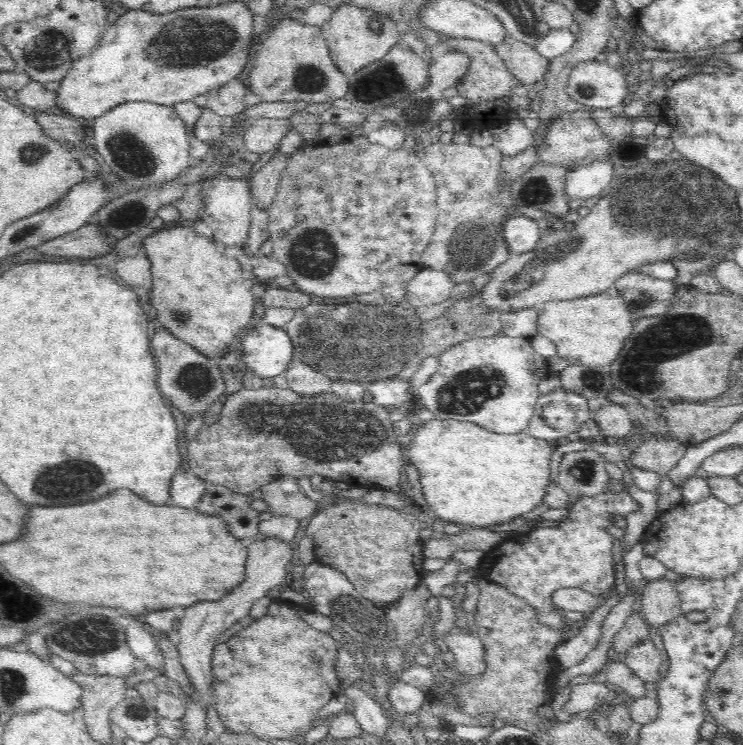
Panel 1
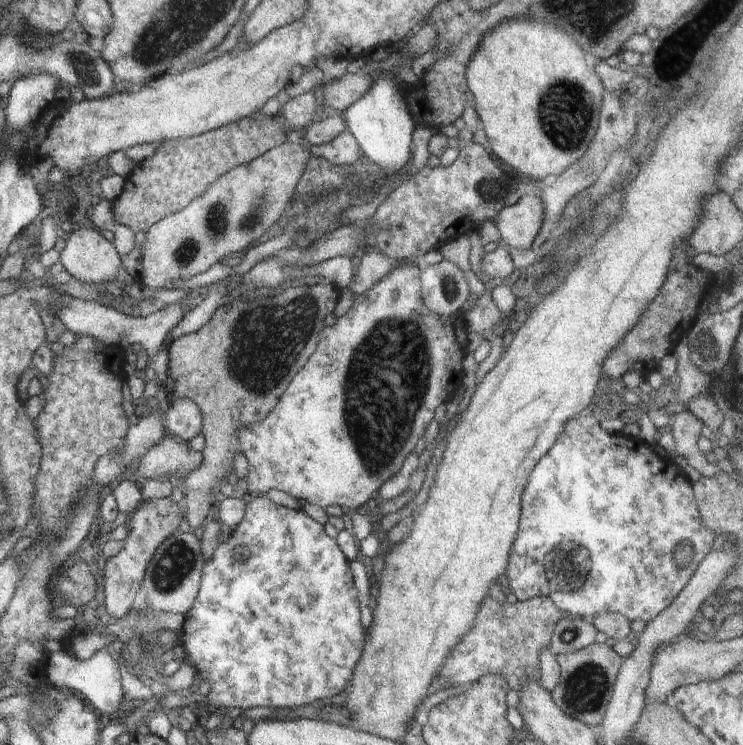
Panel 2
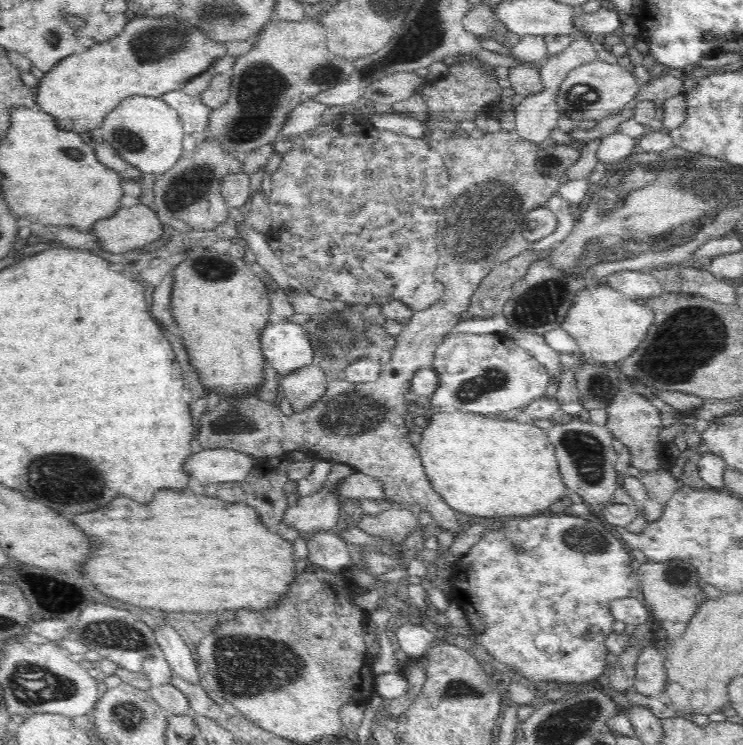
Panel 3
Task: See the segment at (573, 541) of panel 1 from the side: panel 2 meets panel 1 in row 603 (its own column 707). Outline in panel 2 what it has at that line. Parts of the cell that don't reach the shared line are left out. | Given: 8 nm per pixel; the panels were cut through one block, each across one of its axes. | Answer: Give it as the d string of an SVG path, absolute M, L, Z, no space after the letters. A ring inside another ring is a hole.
M601 413L578 416L568 420L566 430L562 432L560 440L556 440L556 444L550 448L550 452L546 456L540 458L540 462L536 464L536 468L532 470L532 476L524 488L522 494L522 516L520 516L520 530L518 530L518 538L514 538L512 544L512 552L508 556L508 566L506 566L506 576L509 582L509 589L512 592L511 599L518 601L527 601L532 597L546 596L554 602L554 606L562 612L563 615L580 616L586 620L593 617L594 614L622 614L628 620L642 620L642 622L650 622L654 620L658 614L666 610L672 601L680 594L680 591L688 584L690 577L704 560L704 556L708 556L712 548L715 534L706 528L700 520L700 511L697 508L696 499L694 498L692 484L682 468L676 465L672 460L668 460L666 456L658 456L651 445L639 437L627 437L622 432L608 433L600 427L599 419ZM680 542L690 542L694 556L692 562L686 568L676 566L674 562L674 548Z

